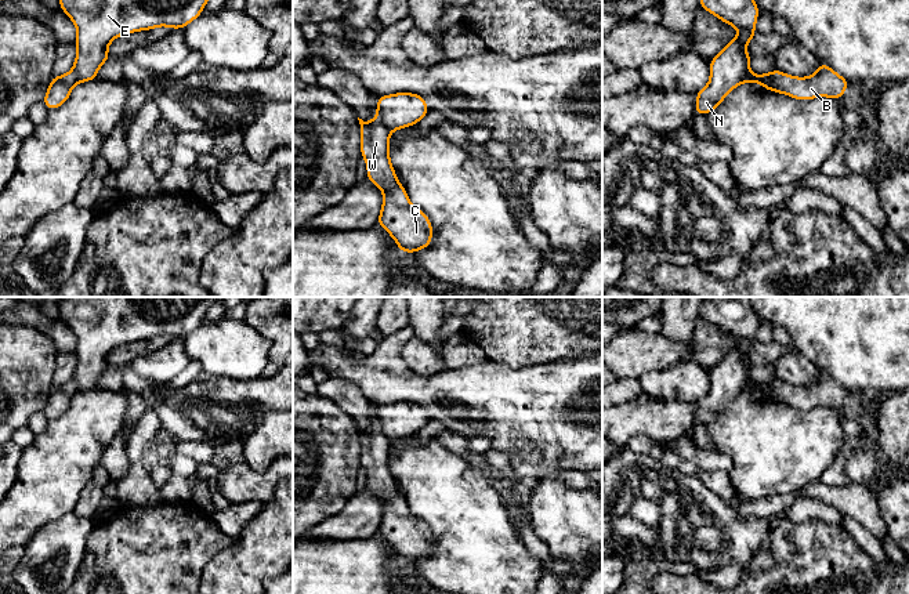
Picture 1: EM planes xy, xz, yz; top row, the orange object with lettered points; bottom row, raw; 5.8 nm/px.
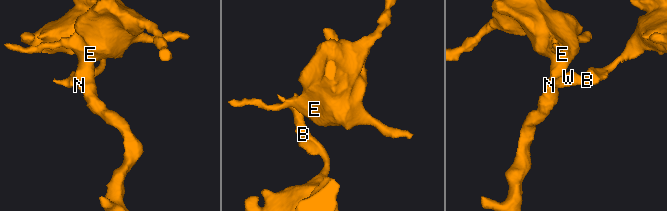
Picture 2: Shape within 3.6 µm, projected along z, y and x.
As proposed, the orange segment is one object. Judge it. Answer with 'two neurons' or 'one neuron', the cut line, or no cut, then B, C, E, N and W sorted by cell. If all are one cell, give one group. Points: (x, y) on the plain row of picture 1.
two neurons; cut in xz along (376, 427), (390, 439); B C W / E N

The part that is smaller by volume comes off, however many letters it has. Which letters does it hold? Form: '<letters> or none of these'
B, C, W

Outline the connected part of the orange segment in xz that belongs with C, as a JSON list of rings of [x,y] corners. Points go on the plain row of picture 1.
[[[374,427],[370,431],[359,428],[361,434],[361,467],[366,470],[369,490],[383,499],[383,517],[377,533],[396,551],[399,561],[414,564],[420,558],[430,557],[432,551],[432,533],[425,522],[413,515],[405,496],[396,489],[396,482],[390,470],[390,439]]]

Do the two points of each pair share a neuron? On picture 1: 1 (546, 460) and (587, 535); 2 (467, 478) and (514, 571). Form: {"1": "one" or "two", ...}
{"1": "two", "2": "one"}

